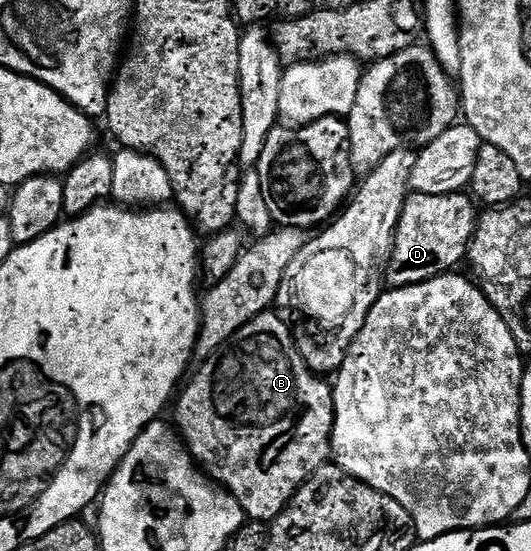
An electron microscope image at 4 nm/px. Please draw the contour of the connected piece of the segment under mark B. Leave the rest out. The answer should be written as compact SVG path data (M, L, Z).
M266 311L255 319L251 319L251 323L244 325L238 333L229 338L212 357L200 362L199 369L201 370L197 374L194 372L188 378L188 381L190 380L189 386L187 386L187 381L187 384L180 390L179 396L175 401L175 406L177 405L177 421L175 420L175 425L194 462L198 466L203 467L204 472L211 475L214 482L220 483L233 494L234 499L241 504L241 509L248 520L264 521L266 523L271 523L276 517L281 515L282 511L289 506L290 499L299 491L301 484L307 481L320 465L326 464L333 452L332 392L327 391L327 385L325 389L324 379L316 377L316 375L321 375L314 372L310 362L305 360L299 348L299 341L293 338L293 333L289 330L288 323L279 314L273 312Z

